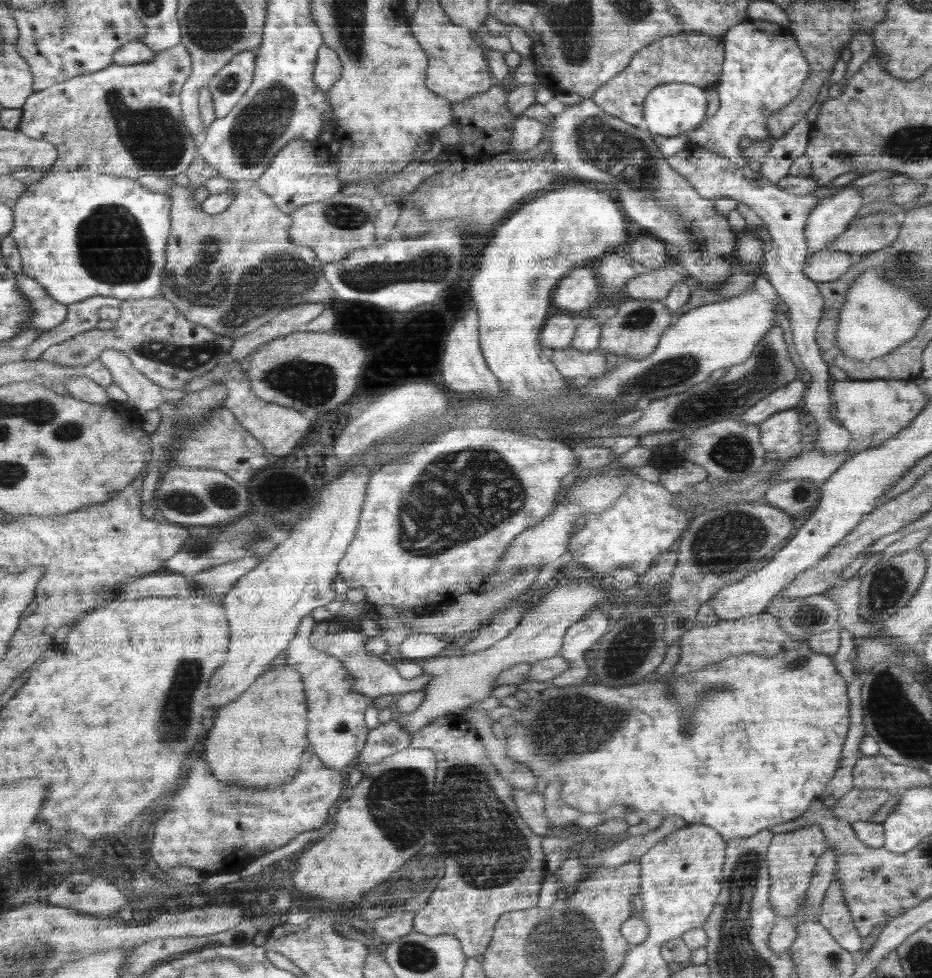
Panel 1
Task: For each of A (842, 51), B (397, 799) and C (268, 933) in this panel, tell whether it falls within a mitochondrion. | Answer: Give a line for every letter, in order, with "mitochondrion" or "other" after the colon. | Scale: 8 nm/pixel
A: other
B: mitochondrion
C: other

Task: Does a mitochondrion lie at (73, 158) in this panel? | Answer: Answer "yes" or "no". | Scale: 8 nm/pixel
no

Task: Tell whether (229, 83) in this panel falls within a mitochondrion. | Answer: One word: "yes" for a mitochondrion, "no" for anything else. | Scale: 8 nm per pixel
yes

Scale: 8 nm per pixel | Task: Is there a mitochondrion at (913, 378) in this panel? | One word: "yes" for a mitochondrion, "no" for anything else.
no

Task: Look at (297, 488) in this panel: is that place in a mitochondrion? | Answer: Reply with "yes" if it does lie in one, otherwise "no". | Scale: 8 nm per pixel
no

